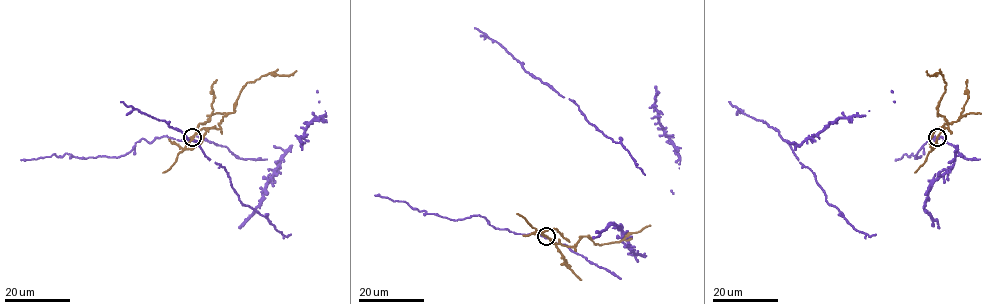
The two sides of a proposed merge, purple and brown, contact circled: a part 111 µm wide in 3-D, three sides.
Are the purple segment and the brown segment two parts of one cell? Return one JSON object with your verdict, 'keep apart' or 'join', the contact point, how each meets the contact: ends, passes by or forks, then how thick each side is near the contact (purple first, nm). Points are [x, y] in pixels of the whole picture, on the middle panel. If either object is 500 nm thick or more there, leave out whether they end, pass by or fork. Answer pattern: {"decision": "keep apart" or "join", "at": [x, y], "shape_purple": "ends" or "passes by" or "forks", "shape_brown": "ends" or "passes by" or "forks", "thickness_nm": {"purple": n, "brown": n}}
{"decision": "keep apart", "at": [546, 236], "thickness_nm": {"purple": 500, "brown": 190}}

